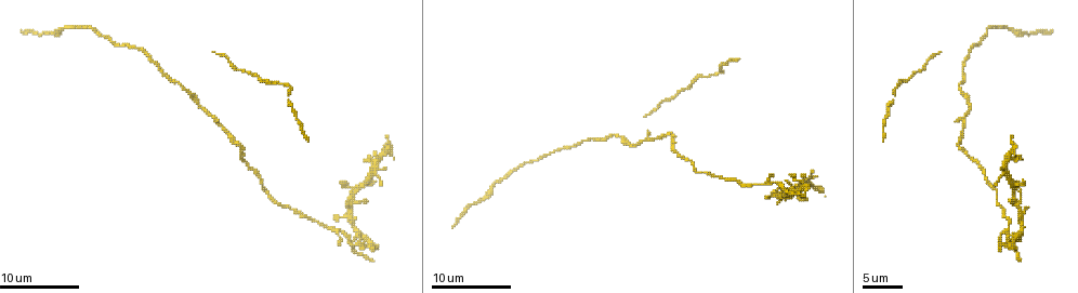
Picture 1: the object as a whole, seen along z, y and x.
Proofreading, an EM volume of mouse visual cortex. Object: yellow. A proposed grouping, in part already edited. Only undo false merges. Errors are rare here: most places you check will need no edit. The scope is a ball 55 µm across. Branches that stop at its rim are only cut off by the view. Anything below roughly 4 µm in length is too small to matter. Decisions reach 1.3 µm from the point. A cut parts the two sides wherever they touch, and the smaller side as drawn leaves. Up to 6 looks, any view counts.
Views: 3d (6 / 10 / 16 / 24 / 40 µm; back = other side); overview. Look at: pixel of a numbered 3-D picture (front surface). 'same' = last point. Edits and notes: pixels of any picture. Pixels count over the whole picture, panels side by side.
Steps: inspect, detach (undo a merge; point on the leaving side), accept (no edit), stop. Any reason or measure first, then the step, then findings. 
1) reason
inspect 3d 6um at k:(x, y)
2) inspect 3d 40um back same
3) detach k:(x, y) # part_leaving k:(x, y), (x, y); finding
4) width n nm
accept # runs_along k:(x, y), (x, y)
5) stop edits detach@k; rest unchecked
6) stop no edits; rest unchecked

inspect 3d 10um at 1:(671, 138)

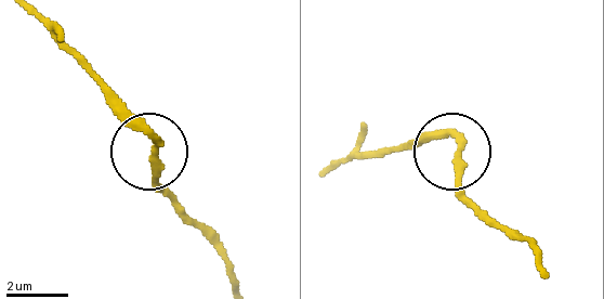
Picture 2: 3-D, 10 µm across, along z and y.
from behind
inspect 3d 10um back at 2:(154, 151)

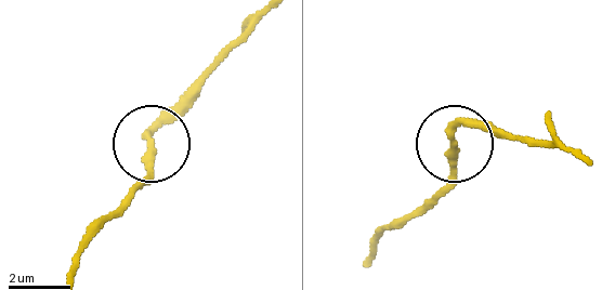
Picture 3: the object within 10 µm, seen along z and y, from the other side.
accept # runs_along 3:(155, 137), (198, 89); continuous, no second cell

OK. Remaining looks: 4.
three arms meet
inspect 3d 6um at 1:(1007, 232)

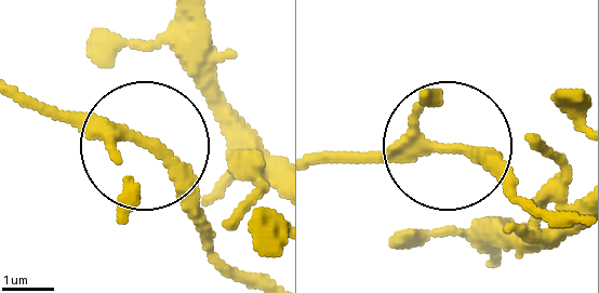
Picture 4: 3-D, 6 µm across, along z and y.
other side
inspect 3d 6um back at 4:(446, 144)

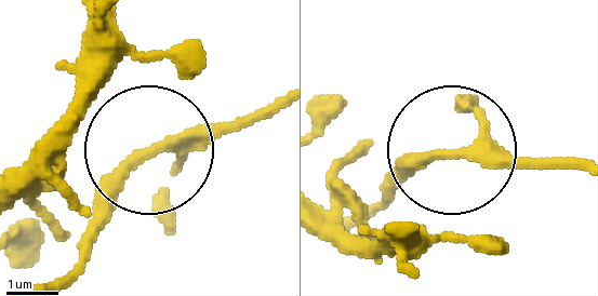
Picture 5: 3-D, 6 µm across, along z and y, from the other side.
accept # runs_along 5:(279, 99), (163, 138), (77, 245); one cell here

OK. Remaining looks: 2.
thin neck
inspect 3d 10um at 1:(976, 43)

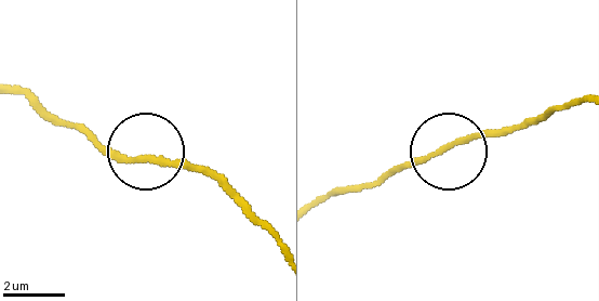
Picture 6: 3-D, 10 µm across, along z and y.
accept # runs_along 6:(582, 97), (403, 162), (383, 181); one cell here

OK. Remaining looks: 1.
stop no edits; rest unchecked

